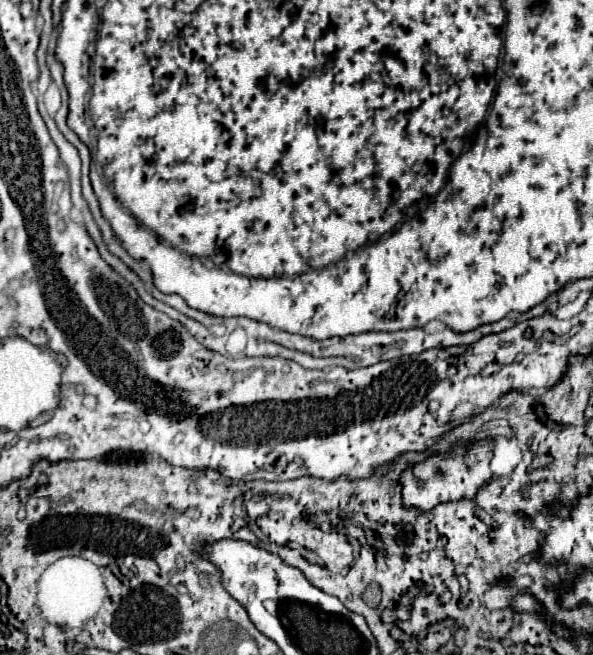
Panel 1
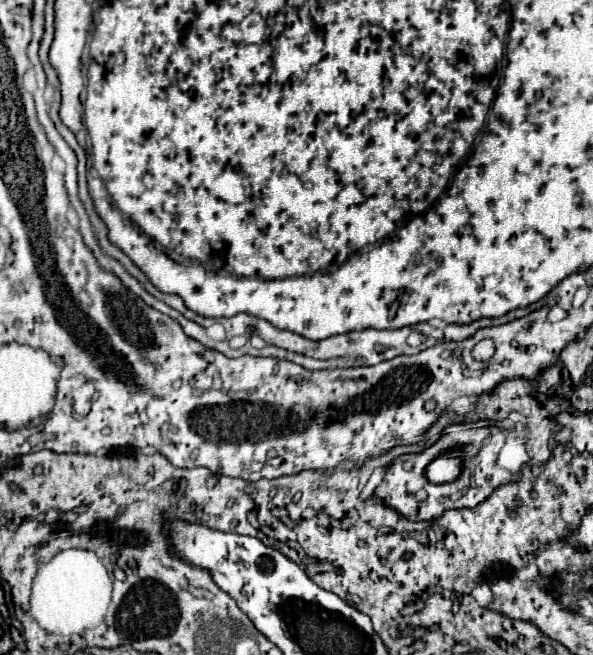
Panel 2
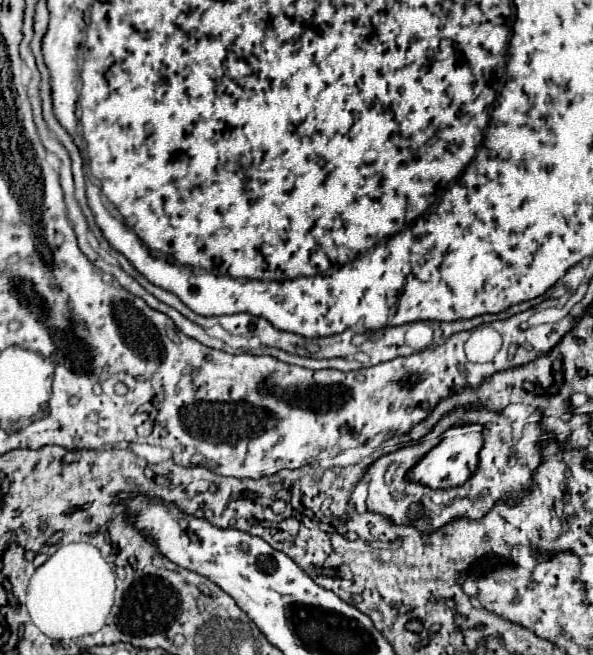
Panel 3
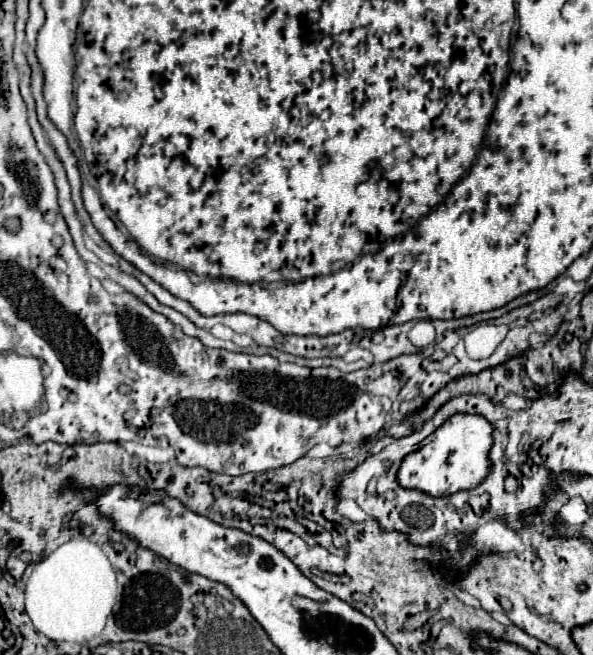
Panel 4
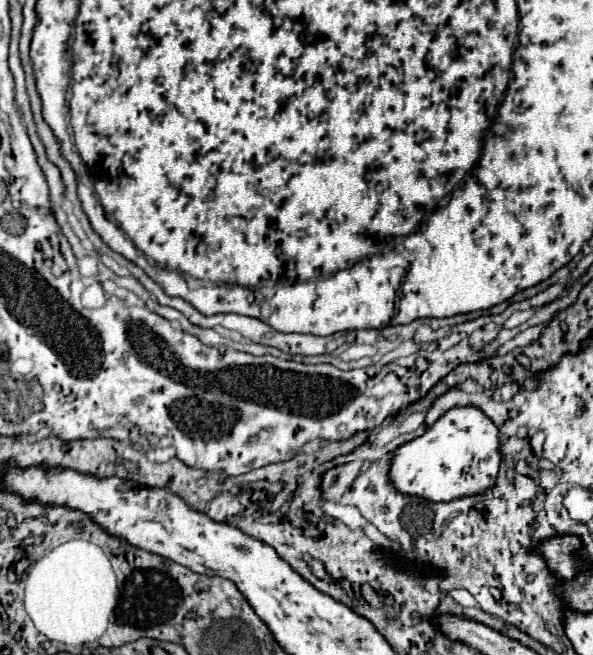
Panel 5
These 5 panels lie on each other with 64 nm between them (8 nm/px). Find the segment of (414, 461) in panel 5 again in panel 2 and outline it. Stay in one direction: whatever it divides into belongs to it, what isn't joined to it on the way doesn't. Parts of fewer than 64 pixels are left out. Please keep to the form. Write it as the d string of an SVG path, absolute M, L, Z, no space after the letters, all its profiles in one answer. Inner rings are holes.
M452 452L452 454L440 456L432 464L428 464L428 468L426 468L428 480L432 480L434 484L444 484L444 482L460 476L460 464L462 462L458 456L460 456L460 452Z

